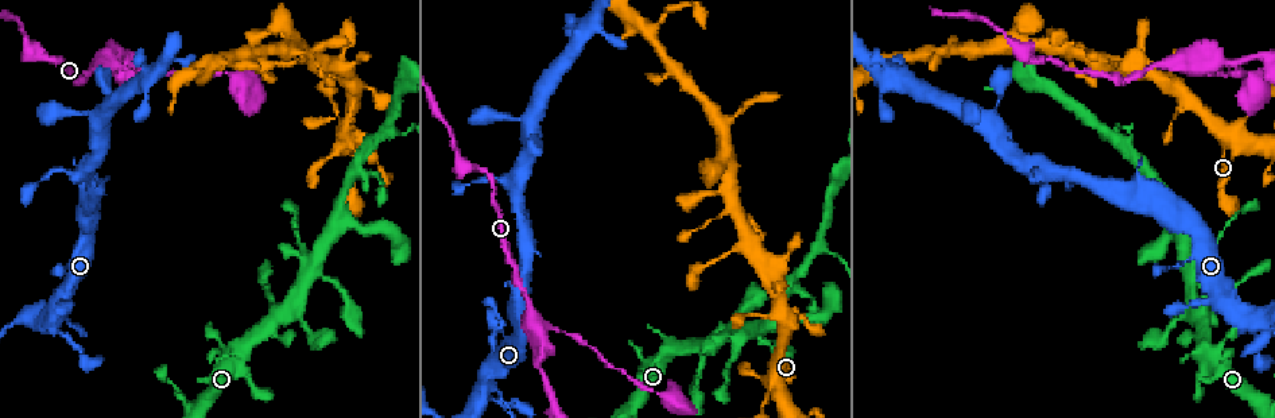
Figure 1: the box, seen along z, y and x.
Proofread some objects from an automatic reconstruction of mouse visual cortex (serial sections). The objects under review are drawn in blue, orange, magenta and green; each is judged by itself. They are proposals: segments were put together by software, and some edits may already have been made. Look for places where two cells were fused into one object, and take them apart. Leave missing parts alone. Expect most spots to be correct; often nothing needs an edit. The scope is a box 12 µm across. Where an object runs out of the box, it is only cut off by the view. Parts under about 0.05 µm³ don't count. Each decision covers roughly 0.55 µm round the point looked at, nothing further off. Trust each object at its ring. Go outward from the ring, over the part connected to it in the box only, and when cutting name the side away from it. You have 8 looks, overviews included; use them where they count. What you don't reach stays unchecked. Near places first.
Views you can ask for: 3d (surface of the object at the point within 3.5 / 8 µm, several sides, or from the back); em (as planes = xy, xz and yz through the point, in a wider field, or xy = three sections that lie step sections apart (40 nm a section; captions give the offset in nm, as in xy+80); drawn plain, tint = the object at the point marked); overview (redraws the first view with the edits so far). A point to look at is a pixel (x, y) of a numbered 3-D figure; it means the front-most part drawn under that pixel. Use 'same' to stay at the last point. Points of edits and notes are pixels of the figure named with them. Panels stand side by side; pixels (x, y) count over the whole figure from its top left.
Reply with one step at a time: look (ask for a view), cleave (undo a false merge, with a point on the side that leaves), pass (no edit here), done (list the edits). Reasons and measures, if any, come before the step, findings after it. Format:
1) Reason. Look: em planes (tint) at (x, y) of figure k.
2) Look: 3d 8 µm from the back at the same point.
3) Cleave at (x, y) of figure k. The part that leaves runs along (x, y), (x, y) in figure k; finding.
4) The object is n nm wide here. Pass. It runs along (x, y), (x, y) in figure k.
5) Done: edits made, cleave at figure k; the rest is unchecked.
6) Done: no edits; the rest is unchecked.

Thin neck. Look: 3d 8 µm at (134, 70) of figure 1.

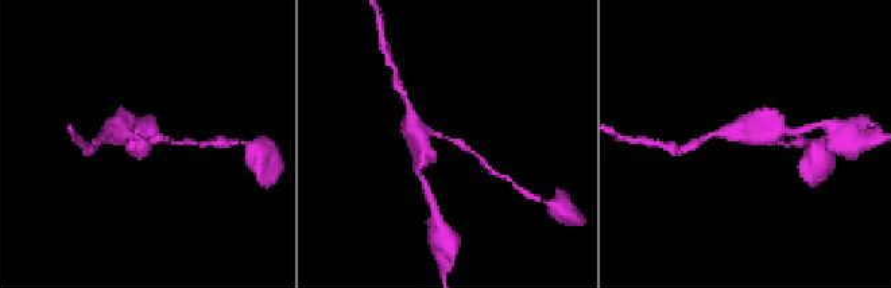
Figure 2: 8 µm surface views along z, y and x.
The arms are 150, 450 nm wide. Look: em xy step 2 (tint) at (447, 137) of figure 2.

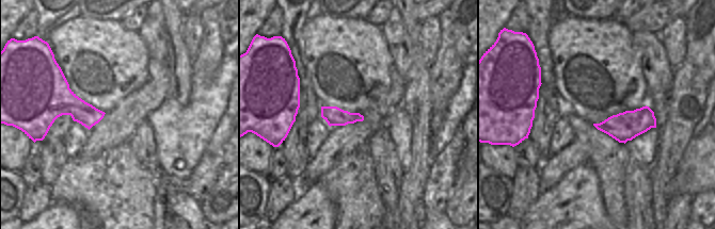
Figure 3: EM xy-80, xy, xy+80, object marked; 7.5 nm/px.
Pass. It runs along (414, 128), (457, 141), (480, 158) in figure 2; continuous, no second cell.

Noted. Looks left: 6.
A narrow waist. Look: 3d 3.5 µm at (472, 181) of figure 1.

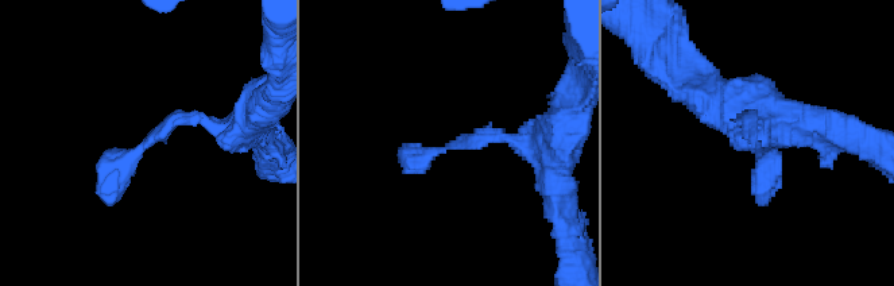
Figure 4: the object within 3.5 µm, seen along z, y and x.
Now the EM. Look: em xy step 3 (tint) at (445, 149) of figure 4.

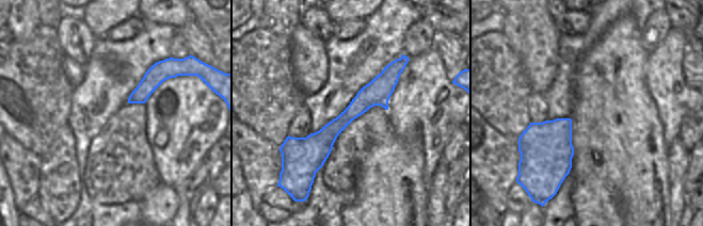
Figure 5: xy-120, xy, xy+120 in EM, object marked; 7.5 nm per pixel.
Pass. All the same cell.

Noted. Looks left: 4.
Abrupt turn. Look: 3d 3.5 µm at (358, 166) of figure 1.

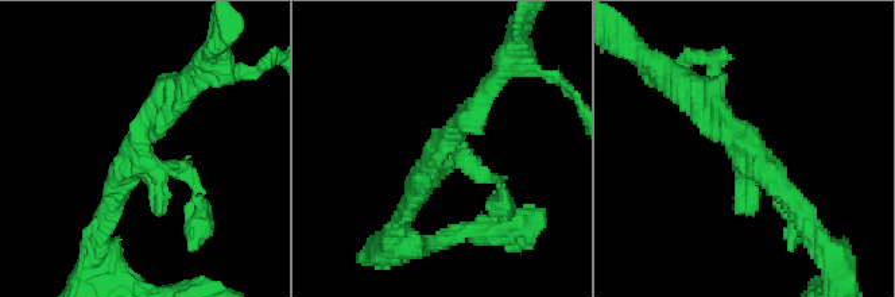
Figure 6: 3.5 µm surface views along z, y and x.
Now the EM. Look: em xy step 1 (tint) at (136, 152) of figure 6.

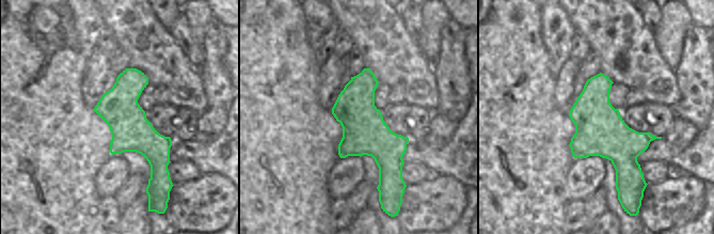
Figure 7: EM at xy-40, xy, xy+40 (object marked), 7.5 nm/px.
Pass. It runs along (366, 71), (383, 183) in figure 7; continuous, no second cell.

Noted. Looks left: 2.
Done: no edits; the rest is unchecked.

